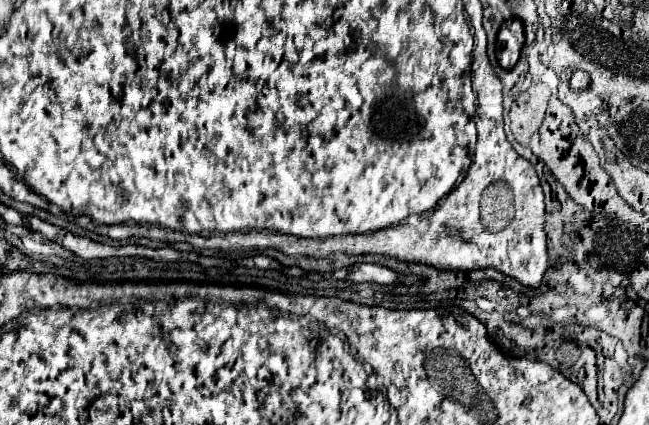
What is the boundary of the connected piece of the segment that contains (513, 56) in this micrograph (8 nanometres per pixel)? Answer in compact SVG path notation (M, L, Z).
M508 21L500 35L498 35L498 43L496 43L496 49L500 51L498 53L498 63L502 69L510 71L518 57L520 57L520 49L524 45L524 29L520 23L514 23L514 21Z

